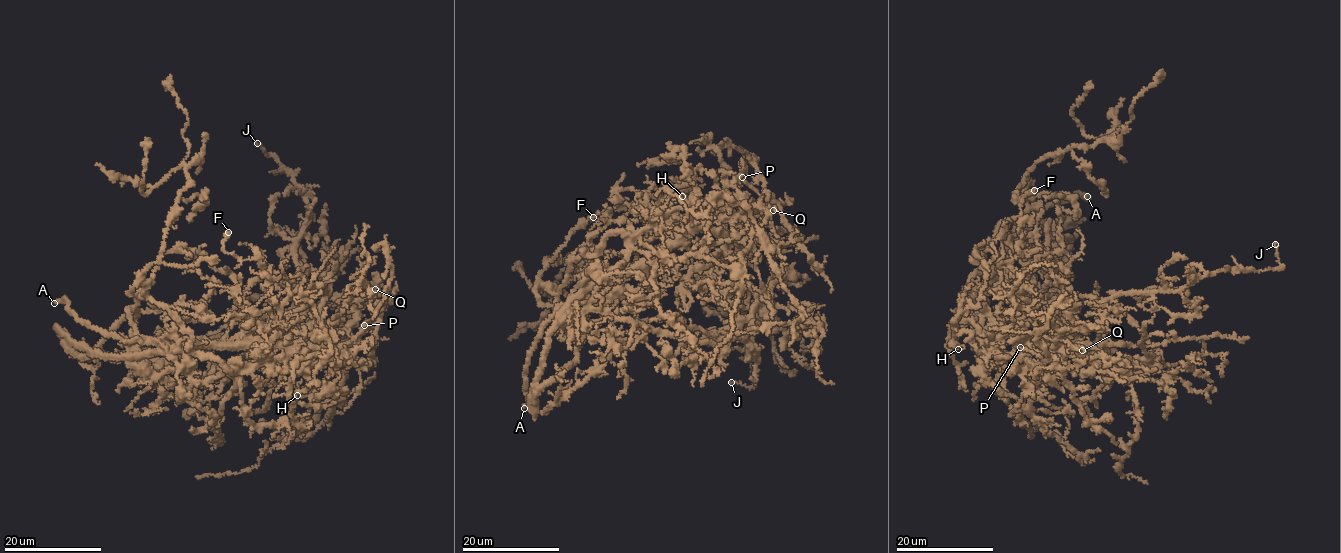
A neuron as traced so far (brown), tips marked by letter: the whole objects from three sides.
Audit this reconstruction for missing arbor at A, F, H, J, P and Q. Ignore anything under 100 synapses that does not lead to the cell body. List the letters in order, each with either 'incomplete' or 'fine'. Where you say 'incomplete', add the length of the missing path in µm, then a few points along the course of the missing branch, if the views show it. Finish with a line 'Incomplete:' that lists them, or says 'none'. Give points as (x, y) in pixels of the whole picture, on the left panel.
A: incomplete; about 50 µm are missing
F: fine
H: fine
J: fine
P: fine
Q: fine
Incomplete: A

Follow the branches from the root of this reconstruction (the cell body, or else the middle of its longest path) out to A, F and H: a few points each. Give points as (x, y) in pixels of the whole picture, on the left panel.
A: (234, 370), (194, 381), (155, 339), (143, 343), (118, 338), (86, 323), (65, 300), (54, 303)
F: (234, 370), (262, 360), (268, 344), (261, 326), (272, 326), (280, 309), (260, 261), (224, 250), (228, 232)
H: (234, 370), (260, 363), (283, 371), (296, 369), (316, 355), (297, 361), (288, 399), (297, 395)

